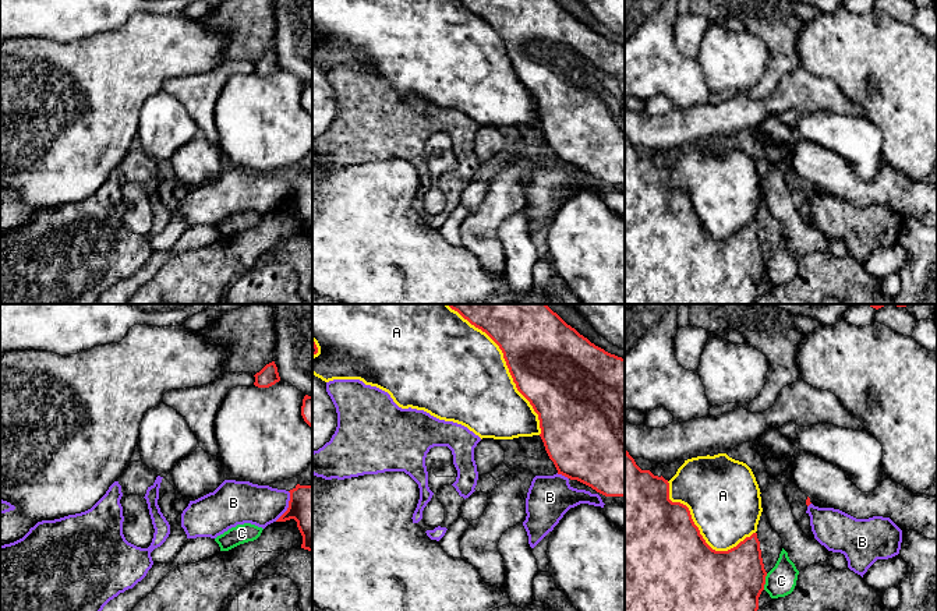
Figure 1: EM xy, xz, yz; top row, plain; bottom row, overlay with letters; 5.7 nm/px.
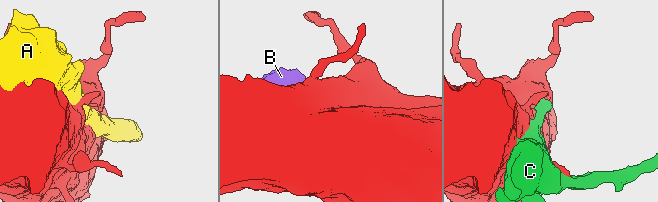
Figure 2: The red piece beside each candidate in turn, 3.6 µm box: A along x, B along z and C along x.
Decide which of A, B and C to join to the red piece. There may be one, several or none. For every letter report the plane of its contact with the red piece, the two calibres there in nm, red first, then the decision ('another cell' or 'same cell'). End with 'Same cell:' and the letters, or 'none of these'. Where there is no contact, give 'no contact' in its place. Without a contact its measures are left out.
A: xz | 480/500 nm | another cell
B: xy | 240/240 nm | another cell
C: yz | 360/170 nm | another cell
Same cell: none of these

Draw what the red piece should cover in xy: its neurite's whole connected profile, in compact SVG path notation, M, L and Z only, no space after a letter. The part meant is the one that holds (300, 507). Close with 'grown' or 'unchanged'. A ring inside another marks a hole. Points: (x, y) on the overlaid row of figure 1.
M297 484L289 492L289 508L276 522L294 519L303 536L301 548L312 551L312 485Z; unchanged

